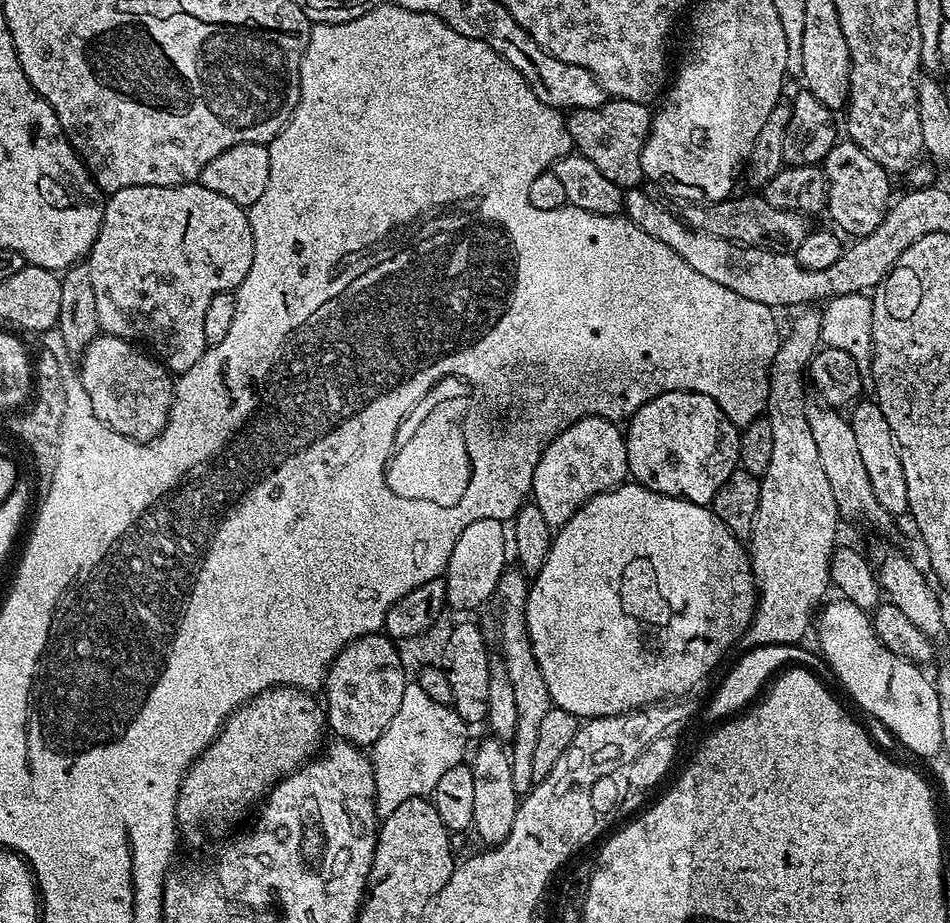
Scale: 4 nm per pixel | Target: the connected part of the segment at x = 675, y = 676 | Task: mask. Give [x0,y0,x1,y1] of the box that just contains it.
[526,482,756,718]

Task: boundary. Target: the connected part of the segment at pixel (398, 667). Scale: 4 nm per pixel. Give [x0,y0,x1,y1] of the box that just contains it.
[322,632,406,746]

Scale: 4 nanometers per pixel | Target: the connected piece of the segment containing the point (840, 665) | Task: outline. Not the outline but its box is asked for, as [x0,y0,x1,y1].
[814,599,890,693]

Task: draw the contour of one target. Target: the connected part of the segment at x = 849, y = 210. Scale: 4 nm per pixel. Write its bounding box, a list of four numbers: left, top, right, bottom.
[822,138,890,238]

